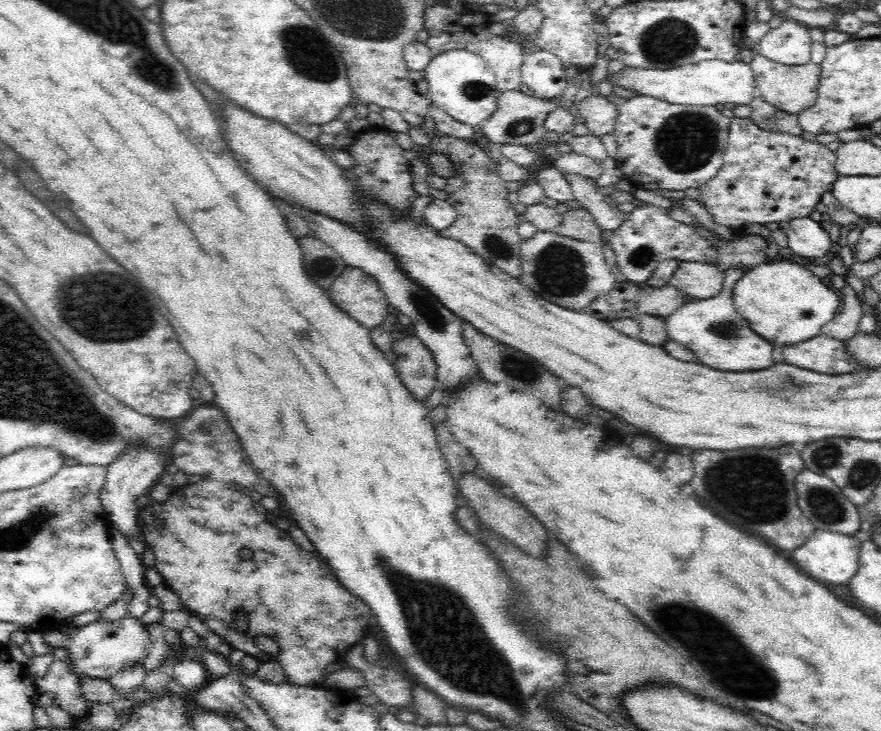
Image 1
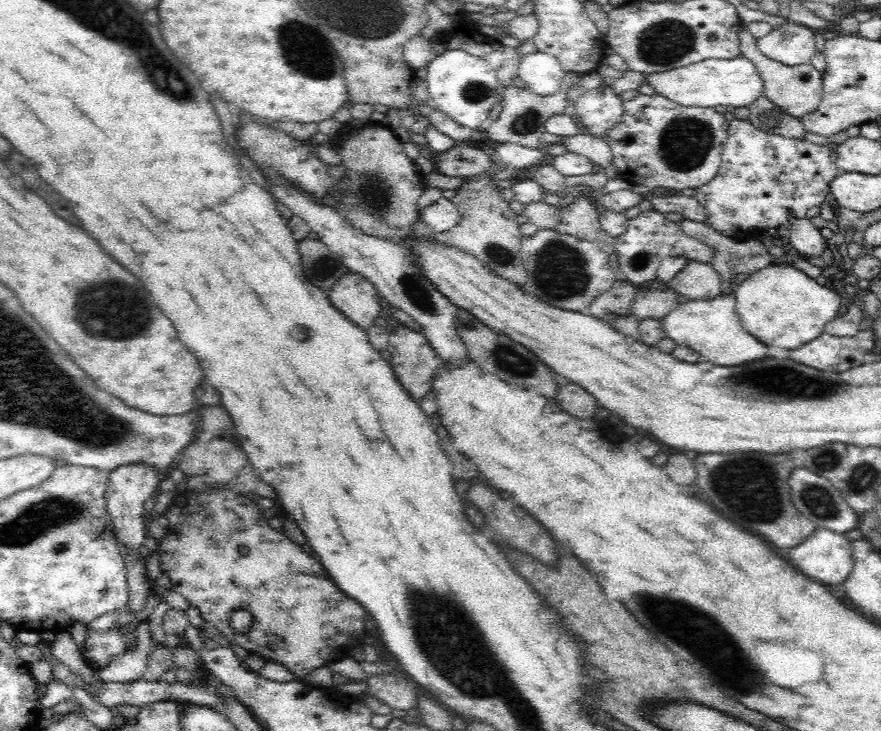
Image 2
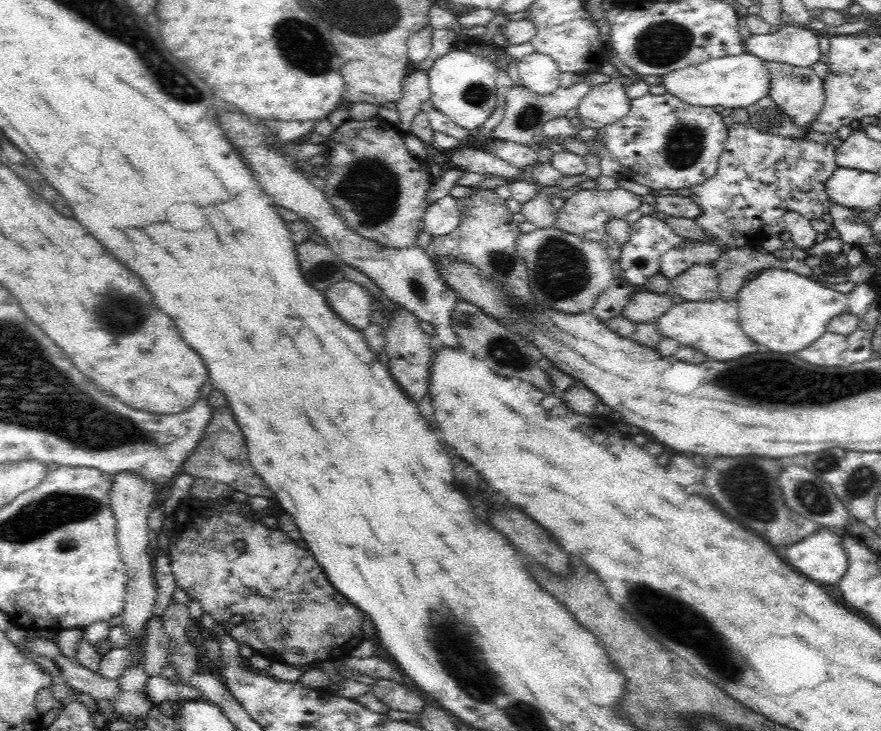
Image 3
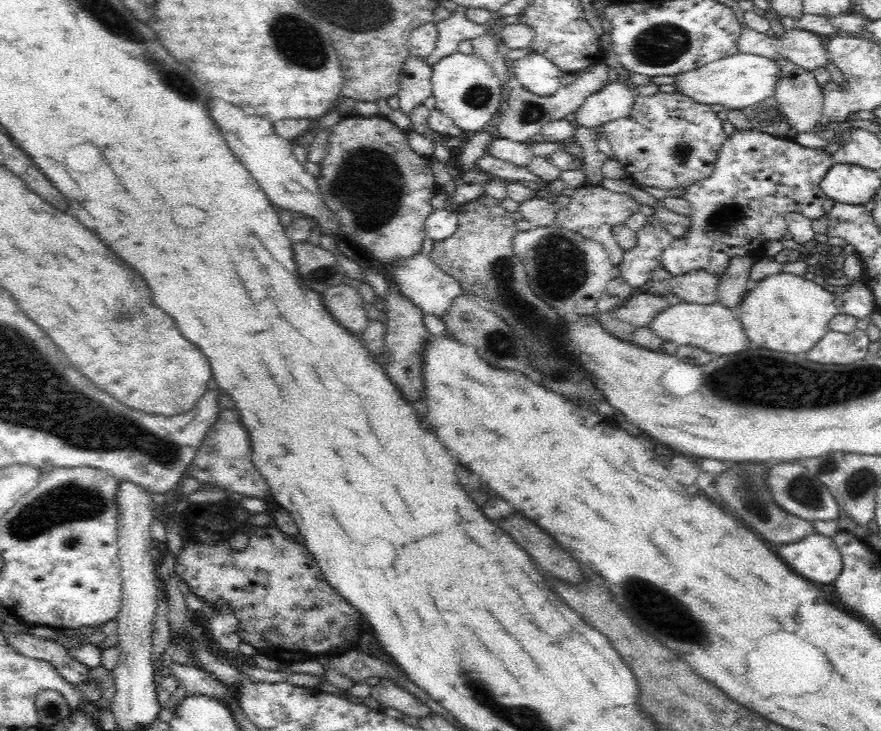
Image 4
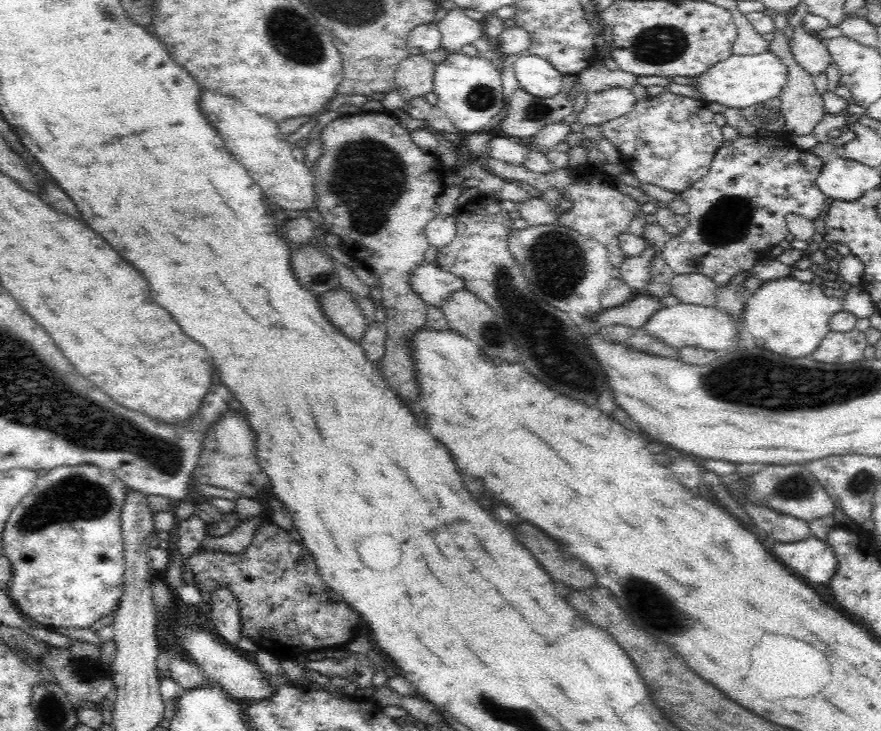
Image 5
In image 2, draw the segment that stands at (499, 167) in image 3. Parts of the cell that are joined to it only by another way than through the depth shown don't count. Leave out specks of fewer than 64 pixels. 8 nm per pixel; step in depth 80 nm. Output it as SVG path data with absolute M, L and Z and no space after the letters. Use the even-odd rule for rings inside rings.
M454 145L432 160L435 170L446 176L471 177L494 171L492 158L481 149Z

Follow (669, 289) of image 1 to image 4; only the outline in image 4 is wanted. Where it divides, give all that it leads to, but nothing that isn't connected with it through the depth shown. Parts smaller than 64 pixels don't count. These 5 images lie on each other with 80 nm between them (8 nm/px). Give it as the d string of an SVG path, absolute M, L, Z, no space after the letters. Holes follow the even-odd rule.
M637 291L624 306L610 312L610 319L616 318L636 327L647 326L657 314L669 306L663 296Z

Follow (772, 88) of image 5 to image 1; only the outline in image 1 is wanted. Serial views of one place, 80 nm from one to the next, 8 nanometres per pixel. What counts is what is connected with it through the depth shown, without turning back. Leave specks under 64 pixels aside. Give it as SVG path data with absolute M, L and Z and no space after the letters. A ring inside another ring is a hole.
M707 60L668 70L642 69L628 66L624 70L610 76L613 85L626 90L633 90L639 95L659 98L664 102L691 106L716 106L732 103L734 105L750 105L756 96L756 81L750 63L742 61L726 62L723 60Z

